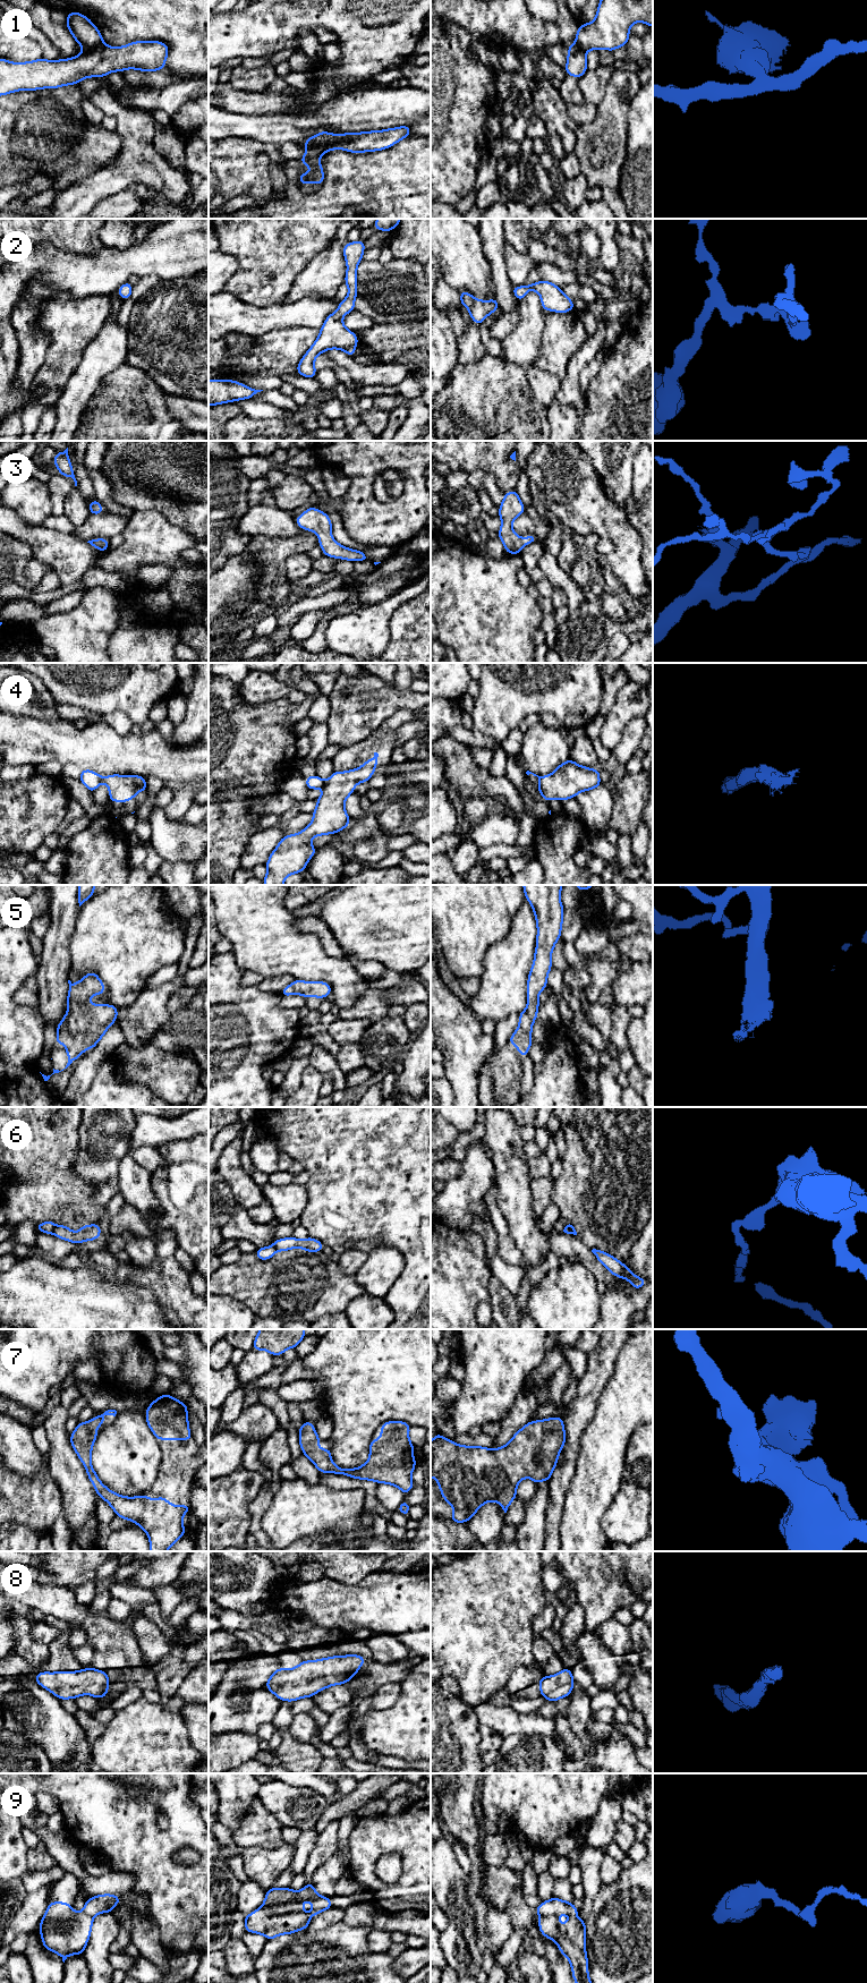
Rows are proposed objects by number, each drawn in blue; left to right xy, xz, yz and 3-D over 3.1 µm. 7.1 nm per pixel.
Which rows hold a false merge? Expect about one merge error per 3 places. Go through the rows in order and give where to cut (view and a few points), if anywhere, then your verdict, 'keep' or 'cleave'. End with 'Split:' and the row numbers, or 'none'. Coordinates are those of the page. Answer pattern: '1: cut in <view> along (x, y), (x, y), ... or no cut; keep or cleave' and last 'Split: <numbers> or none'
1: cut in xy along (102, 42), (93, 48), (84, 49); cleave
2: no cut; keep
3: no cut; keep
4: no cut; keep
5: no cut; keep
6: cut in xy along (56, 1226), (52, 1233); cleave
7: no cut; keep
8: no cut; keep
9: no cut; keep
Split: 1, 6

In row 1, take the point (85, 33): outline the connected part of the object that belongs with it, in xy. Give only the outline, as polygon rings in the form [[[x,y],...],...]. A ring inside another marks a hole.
[[[76,11],[68,12],[66,26],[75,41],[84,49],[94,49],[103,43],[102,34],[85,15]]]

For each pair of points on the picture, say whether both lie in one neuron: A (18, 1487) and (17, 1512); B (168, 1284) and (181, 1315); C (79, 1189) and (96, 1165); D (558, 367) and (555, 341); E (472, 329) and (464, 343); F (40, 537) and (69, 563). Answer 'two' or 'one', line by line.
A: one
B: one
C: two
D: one
E: one
F: one

